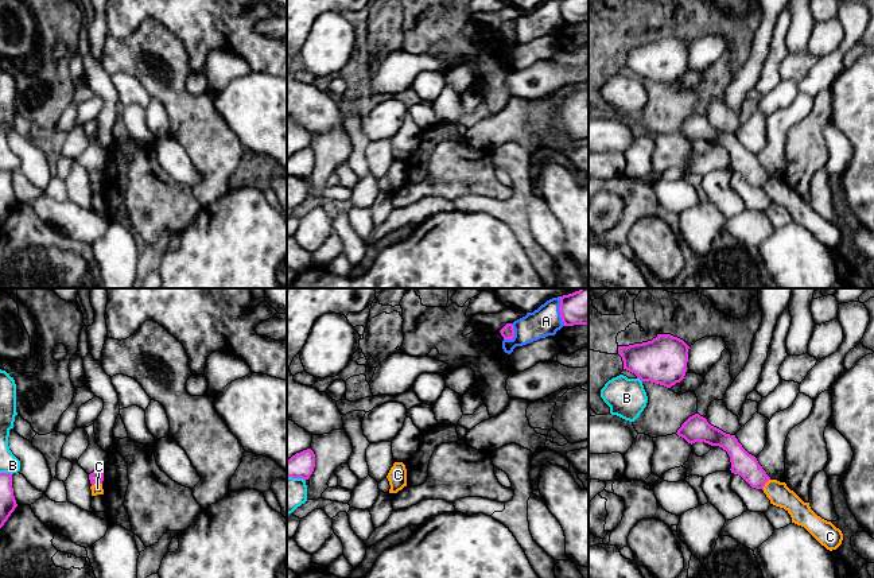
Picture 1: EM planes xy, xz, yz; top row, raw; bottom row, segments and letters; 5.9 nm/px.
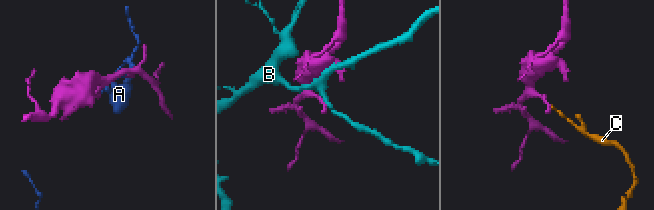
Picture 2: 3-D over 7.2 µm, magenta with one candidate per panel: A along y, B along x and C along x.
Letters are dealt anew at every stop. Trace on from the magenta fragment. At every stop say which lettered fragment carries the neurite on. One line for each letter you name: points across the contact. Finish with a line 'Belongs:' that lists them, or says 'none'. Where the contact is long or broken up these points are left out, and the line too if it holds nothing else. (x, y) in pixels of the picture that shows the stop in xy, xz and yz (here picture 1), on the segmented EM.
Belongs: none

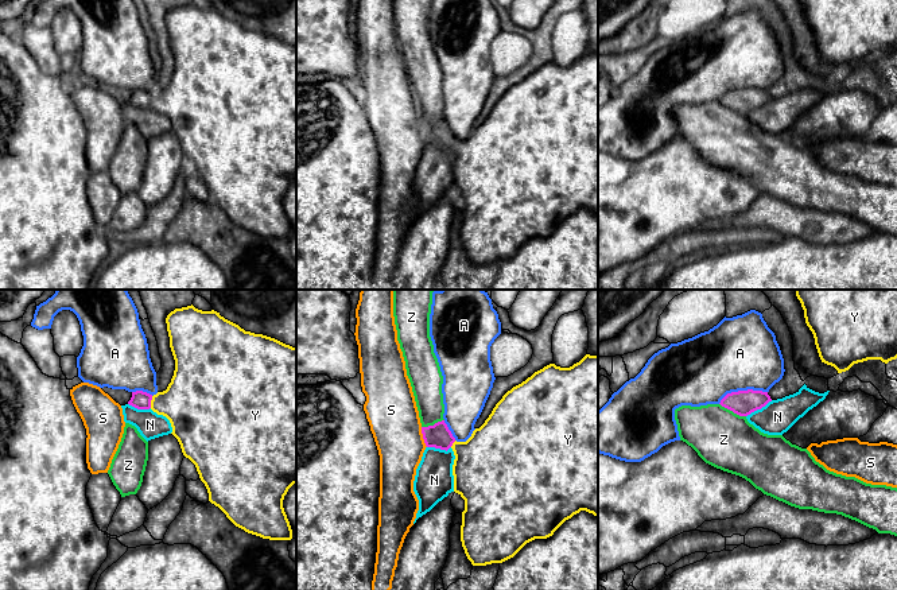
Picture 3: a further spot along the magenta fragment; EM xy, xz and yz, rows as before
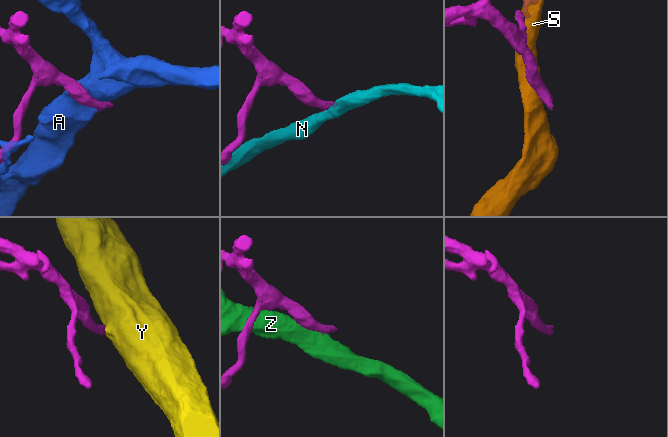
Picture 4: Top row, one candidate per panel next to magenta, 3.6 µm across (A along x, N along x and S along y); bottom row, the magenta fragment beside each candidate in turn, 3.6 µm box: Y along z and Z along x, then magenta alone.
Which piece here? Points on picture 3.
Y: runs through xy (142, 400), (150, 402), (191, 402)
Belongs: Y

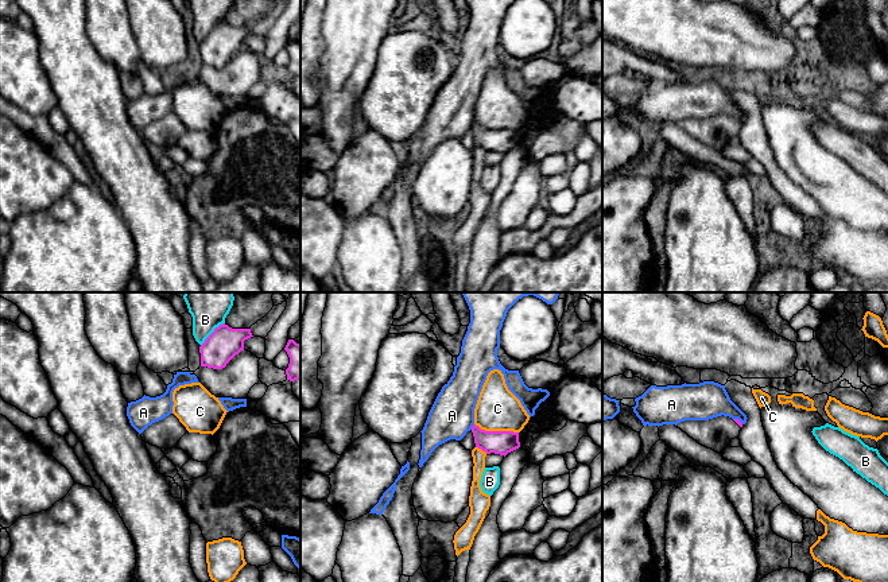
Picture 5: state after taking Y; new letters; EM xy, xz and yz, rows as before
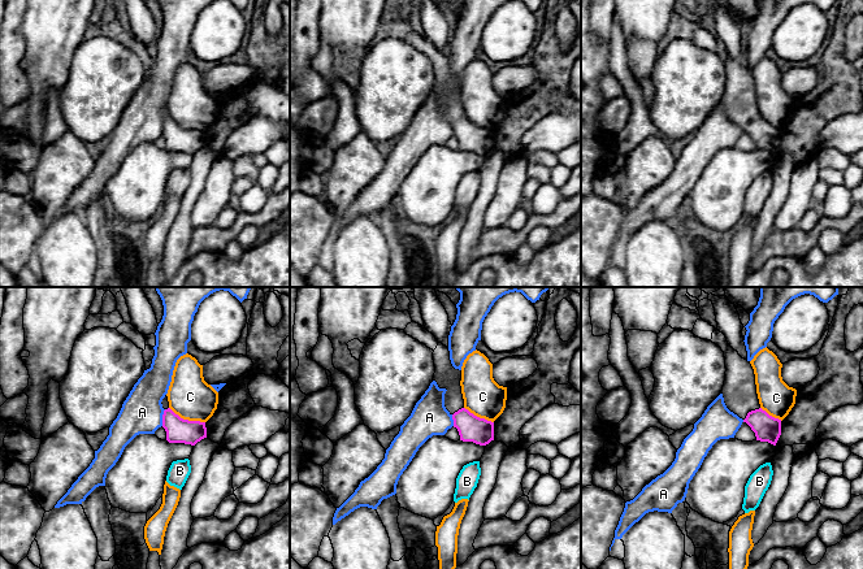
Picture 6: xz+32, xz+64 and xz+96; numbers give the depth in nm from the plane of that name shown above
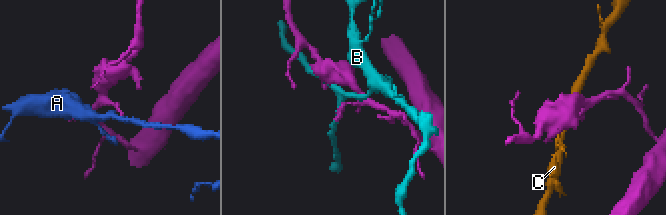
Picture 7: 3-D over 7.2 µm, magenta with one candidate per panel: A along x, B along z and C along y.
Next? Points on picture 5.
Belongs: none

